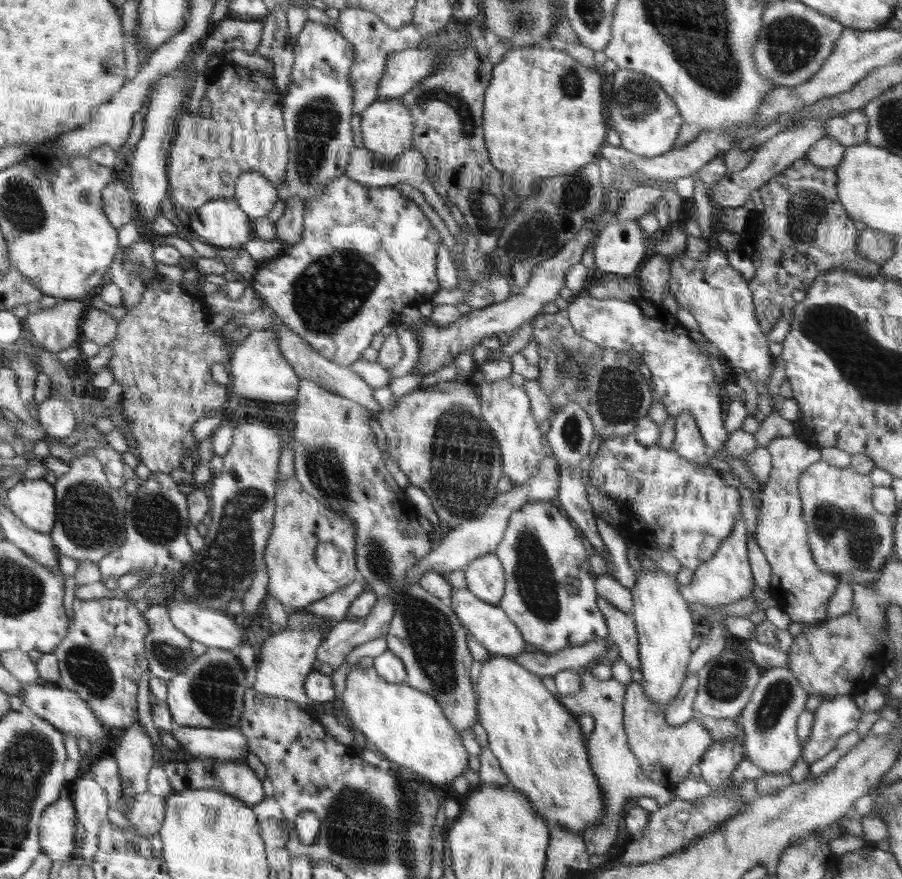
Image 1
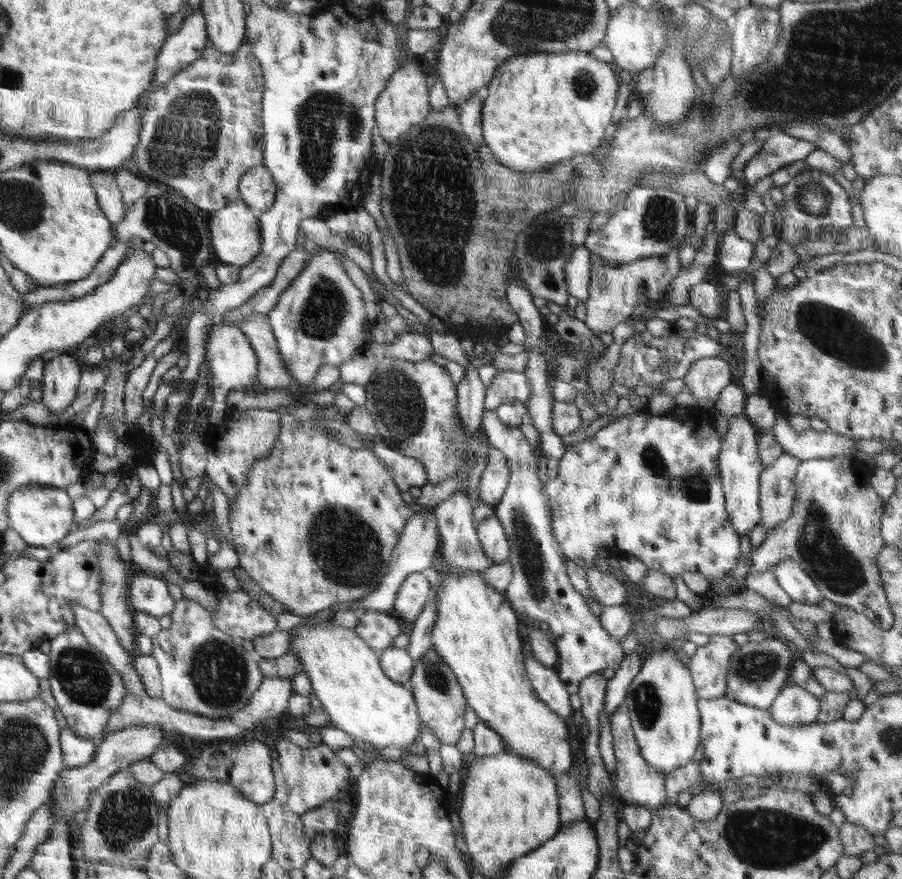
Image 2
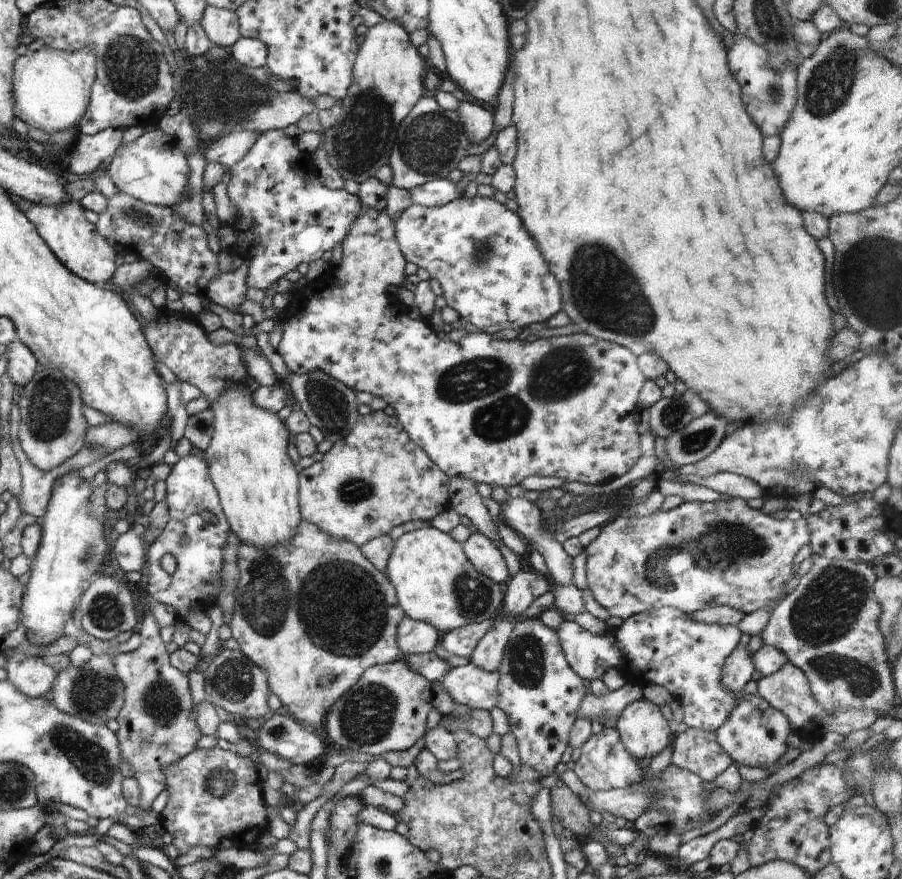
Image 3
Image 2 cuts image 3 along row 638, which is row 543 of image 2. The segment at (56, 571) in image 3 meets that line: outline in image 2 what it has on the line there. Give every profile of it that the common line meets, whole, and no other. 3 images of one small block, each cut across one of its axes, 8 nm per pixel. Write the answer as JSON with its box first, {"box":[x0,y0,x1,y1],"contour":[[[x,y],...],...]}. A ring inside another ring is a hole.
{"box":[7,485,72,548],"contour":[[[34,485],[20,488],[8,502],[7,514],[11,517],[11,527],[20,534],[28,545],[50,548],[50,544],[60,542],[70,528],[72,522],[72,500],[66,494],[65,488]]]}

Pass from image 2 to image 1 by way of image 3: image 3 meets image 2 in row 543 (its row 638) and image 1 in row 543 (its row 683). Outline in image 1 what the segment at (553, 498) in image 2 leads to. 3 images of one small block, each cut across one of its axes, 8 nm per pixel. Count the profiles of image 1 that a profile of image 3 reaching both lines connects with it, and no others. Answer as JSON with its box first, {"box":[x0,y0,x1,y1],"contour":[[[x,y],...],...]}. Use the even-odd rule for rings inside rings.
{"box":[586,432,740,572],"contour":[[[633,432],[618,435],[595,445],[591,463],[586,485],[604,492],[622,511],[623,526],[618,528],[620,533],[624,532],[633,537],[642,548],[649,544],[658,546],[662,552],[668,552],[678,560],[682,569],[696,572],[700,566],[709,562],[734,527],[736,515],[740,511],[740,494],[736,489],[727,486],[715,470],[681,458],[674,443],[671,444],[671,448],[661,448],[658,445],[643,446],[636,441]]]}

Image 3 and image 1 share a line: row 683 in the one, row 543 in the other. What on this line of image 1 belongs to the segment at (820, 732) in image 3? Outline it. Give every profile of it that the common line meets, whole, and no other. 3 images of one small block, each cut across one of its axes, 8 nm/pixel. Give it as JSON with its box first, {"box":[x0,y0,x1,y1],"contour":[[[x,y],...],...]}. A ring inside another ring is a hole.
{"box":[756,435,838,624],"contour":[[[792,435],[772,440],[768,447],[772,471],[763,484],[762,507],[756,518],[756,542],[771,567],[771,581],[766,588],[777,607],[788,614],[793,623],[814,624],[827,619],[830,597],[836,591],[838,574],[819,570],[814,563],[807,538],[807,526],[802,516],[798,491],[800,475],[808,466],[821,460],[821,450],[812,443]]]}

